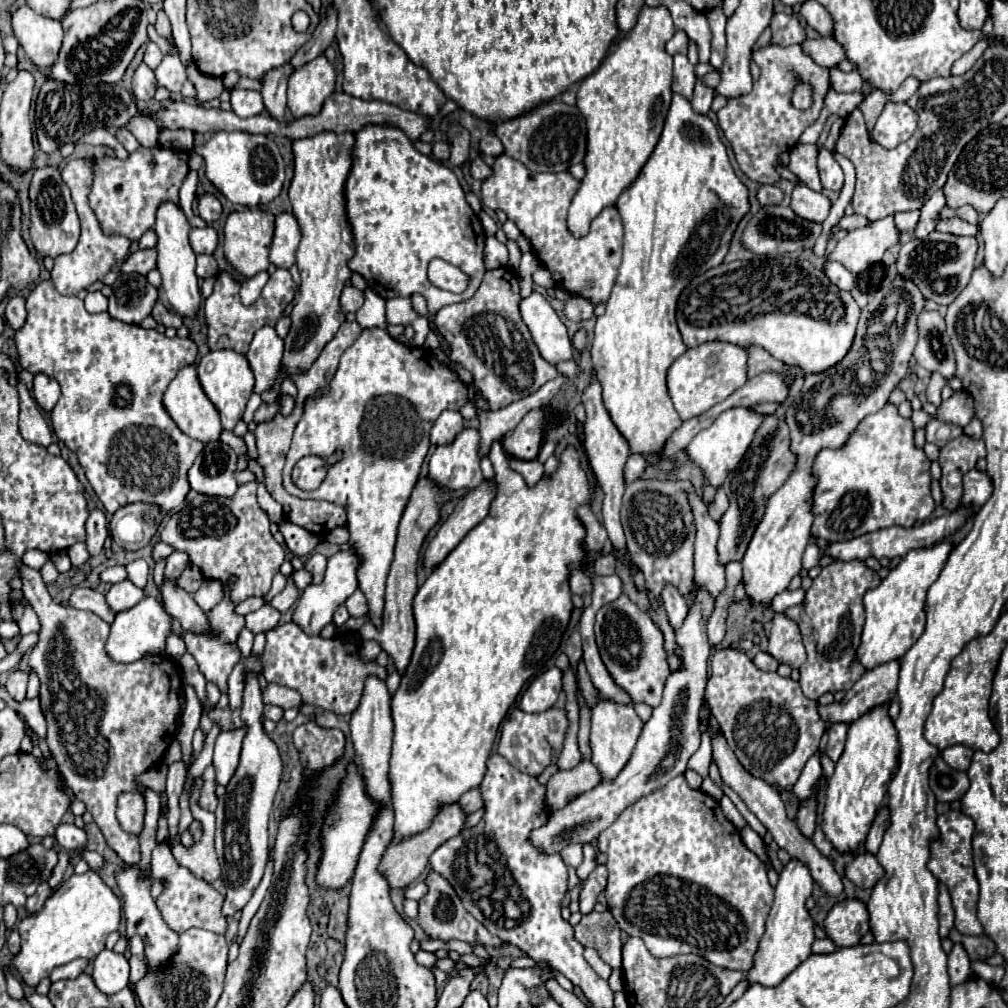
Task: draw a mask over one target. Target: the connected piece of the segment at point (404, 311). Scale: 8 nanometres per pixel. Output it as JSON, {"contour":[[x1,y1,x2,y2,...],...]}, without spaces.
{"contour":[[391,298,387,300,387,322,389,324,411,324,415,336,411,338,411,346,419,346,419,316,411,310,411,298]]}

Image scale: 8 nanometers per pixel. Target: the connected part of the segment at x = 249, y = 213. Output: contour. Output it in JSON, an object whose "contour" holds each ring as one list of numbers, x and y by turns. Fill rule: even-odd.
{"contour":[[245,208,241,212,229,214,225,222,223,248,225,248,225,260,229,262,233,272,237,272,241,278,253,278,257,272,269,268,269,246,273,240,273,228,275,228,275,216,265,210]]}

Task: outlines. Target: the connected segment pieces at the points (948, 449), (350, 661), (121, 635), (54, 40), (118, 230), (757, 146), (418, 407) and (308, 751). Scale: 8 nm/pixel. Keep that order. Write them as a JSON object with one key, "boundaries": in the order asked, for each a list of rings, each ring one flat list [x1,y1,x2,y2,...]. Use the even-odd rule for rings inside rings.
{"boundaries":[[[959,436,947,446,941,448,939,466,941,466,941,490,943,490,943,506,947,510,957,510,959,494,961,494,961,478,965,472,975,468,975,462,985,456,985,442,973,440,967,436]],[[289,622,265,632,265,638,267,642,261,654,261,674,265,680,297,690,305,704,313,704,335,714,351,714,351,710,355,710,363,692,363,678,367,678,367,674,379,674,383,680,387,678,387,670,377,662,365,664,359,660,359,646,351,642,349,634,337,634,337,638,329,640,319,636,307,638,299,626]],[[143,598,137,606,119,612,115,616,115,622,111,624,111,632,105,644,105,652,113,662,129,664,145,656,153,654,165,654,165,638,171,634,171,618,163,610,163,606,155,598]],[[23,6,13,14,13,32,25,54,39,70,55,64,63,42,61,22,43,18,29,6]],[[161,144,153,148,139,146,135,152,127,156,127,160,119,160,115,156,103,156,95,158,91,168,93,168,93,186,89,192,89,206,99,220,103,234,119,234,129,238,131,242,139,242,139,238,155,226,155,214,163,202,179,204,179,188,189,172,189,152,177,148,165,148]],[[769,44,755,51,752,58,759,66,761,78,753,84,753,90,747,96,737,98,735,102,727,102,727,106,721,108,717,116,719,116,719,126,725,132,725,138,731,142,741,172,759,184,775,184,781,180,781,176,777,174,777,166,781,164,779,156,783,152,789,152,801,138,803,130,819,118,819,112,823,108,823,98,831,84,829,70,815,64,801,50,799,44,787,48],[797,82,805,82,811,88,815,88,813,106,807,110,797,110,791,106,793,88,797,86]],[[367,328,343,352,337,372,329,382,327,394,311,396,303,404,303,416,295,426,293,442,287,452,287,460,283,468,283,488,297,498,327,500,345,508,347,512,345,526,351,534,349,542,359,558,359,568,357,568,359,590,367,598,367,606,369,606,367,616,377,630,381,628,381,616,383,616,383,604,385,604,383,590,385,590,385,578,387,578,389,566,393,562,397,526,407,506,407,500,411,496,411,490,419,478,423,460,427,456,431,426,443,410,461,410,467,402,469,402,467,384,461,382,461,378,457,376,455,370,451,370,451,366,439,362,433,350,421,348,421,354,419,354,417,348,411,348,407,344,393,340,383,328],[333,452,343,452,343,458,327,466,327,476,319,488,305,492,291,482,291,470,303,456,329,458]],[[313,720,293,732,293,742,301,752,301,762,313,772,331,766,345,750,345,736,341,730,325,730]]]}

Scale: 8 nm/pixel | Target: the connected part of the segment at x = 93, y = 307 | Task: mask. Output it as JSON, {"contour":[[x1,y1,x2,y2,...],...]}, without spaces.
{"contour":[[89,292,85,298,85,308,89,312,107,312,107,298,101,292]]}

